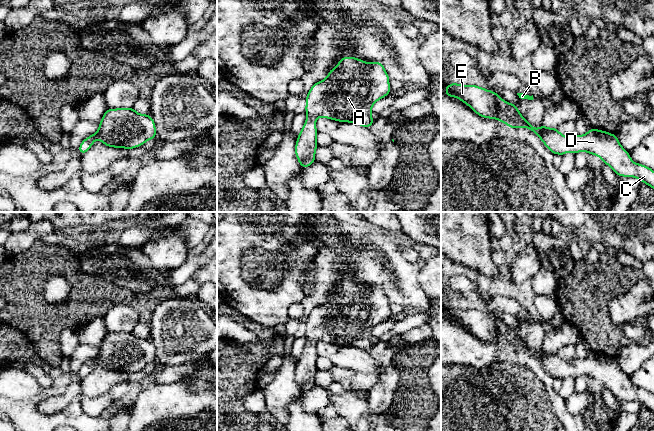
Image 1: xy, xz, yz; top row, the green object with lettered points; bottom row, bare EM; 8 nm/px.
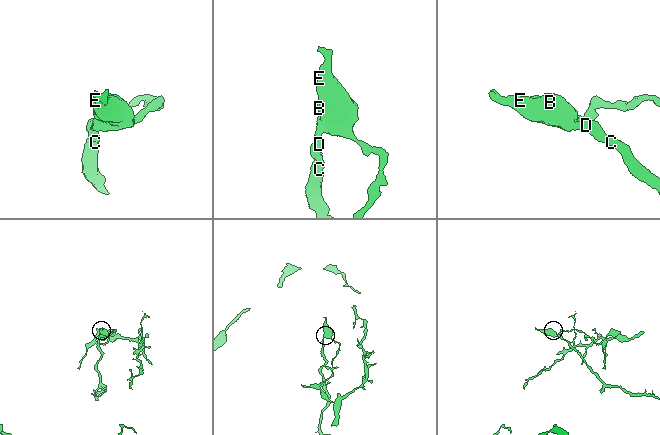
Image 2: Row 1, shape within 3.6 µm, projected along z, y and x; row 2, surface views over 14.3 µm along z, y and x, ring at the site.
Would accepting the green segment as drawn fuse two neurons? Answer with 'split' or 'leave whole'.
leave whole

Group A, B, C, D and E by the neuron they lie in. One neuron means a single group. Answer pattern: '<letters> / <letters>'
A B C D E

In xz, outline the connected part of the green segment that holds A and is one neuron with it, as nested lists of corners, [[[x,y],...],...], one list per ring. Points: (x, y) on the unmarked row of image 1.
[[[348,280],[329,294],[326,303],[311,311],[306,321],[308,341],[295,370],[295,379],[302,393],[315,386],[318,371],[316,343],[324,341],[370,352],[375,345],[371,341],[373,328],[392,316],[389,304],[381,286],[366,287]]]

